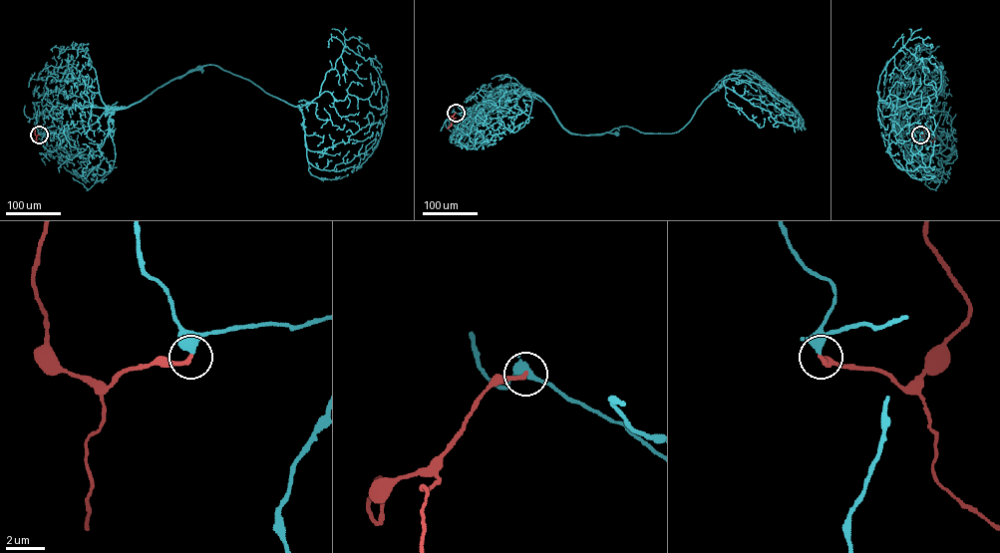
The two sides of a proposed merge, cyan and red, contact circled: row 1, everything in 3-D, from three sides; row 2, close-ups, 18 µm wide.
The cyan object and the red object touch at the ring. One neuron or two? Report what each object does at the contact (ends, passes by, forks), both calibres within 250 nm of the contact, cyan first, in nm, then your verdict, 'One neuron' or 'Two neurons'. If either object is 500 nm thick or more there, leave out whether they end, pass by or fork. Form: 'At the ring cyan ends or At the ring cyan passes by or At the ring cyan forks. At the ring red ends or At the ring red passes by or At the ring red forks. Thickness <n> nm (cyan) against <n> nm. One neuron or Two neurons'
At the ring cyan forks. At the ring red ends. Thickness 300 nm (cyan) against 240 nm. One neuron

